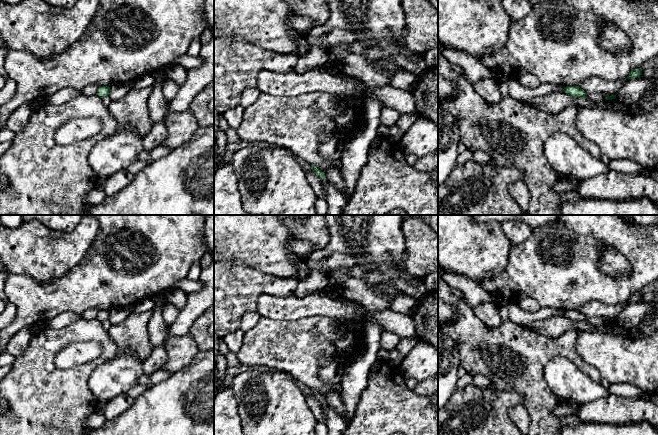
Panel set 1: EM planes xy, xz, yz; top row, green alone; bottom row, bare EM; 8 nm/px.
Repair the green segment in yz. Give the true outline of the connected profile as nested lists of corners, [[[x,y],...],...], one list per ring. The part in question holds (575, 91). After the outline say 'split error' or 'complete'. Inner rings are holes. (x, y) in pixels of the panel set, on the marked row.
[[[566,86],[564,87],[563,92],[572,97],[586,98],[586,92],[579,86]]] | complete

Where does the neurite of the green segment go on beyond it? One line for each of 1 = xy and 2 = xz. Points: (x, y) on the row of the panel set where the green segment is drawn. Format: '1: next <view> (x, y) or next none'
1: next none
2: next none

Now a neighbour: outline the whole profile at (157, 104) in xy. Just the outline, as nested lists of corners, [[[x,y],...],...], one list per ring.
[[[157,83],[152,86],[152,92],[148,99],[148,109],[151,120],[159,122],[164,119],[167,113],[168,101],[164,98],[162,84]]]

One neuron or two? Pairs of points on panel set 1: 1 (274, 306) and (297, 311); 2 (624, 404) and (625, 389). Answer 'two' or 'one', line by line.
1: one
2: one

